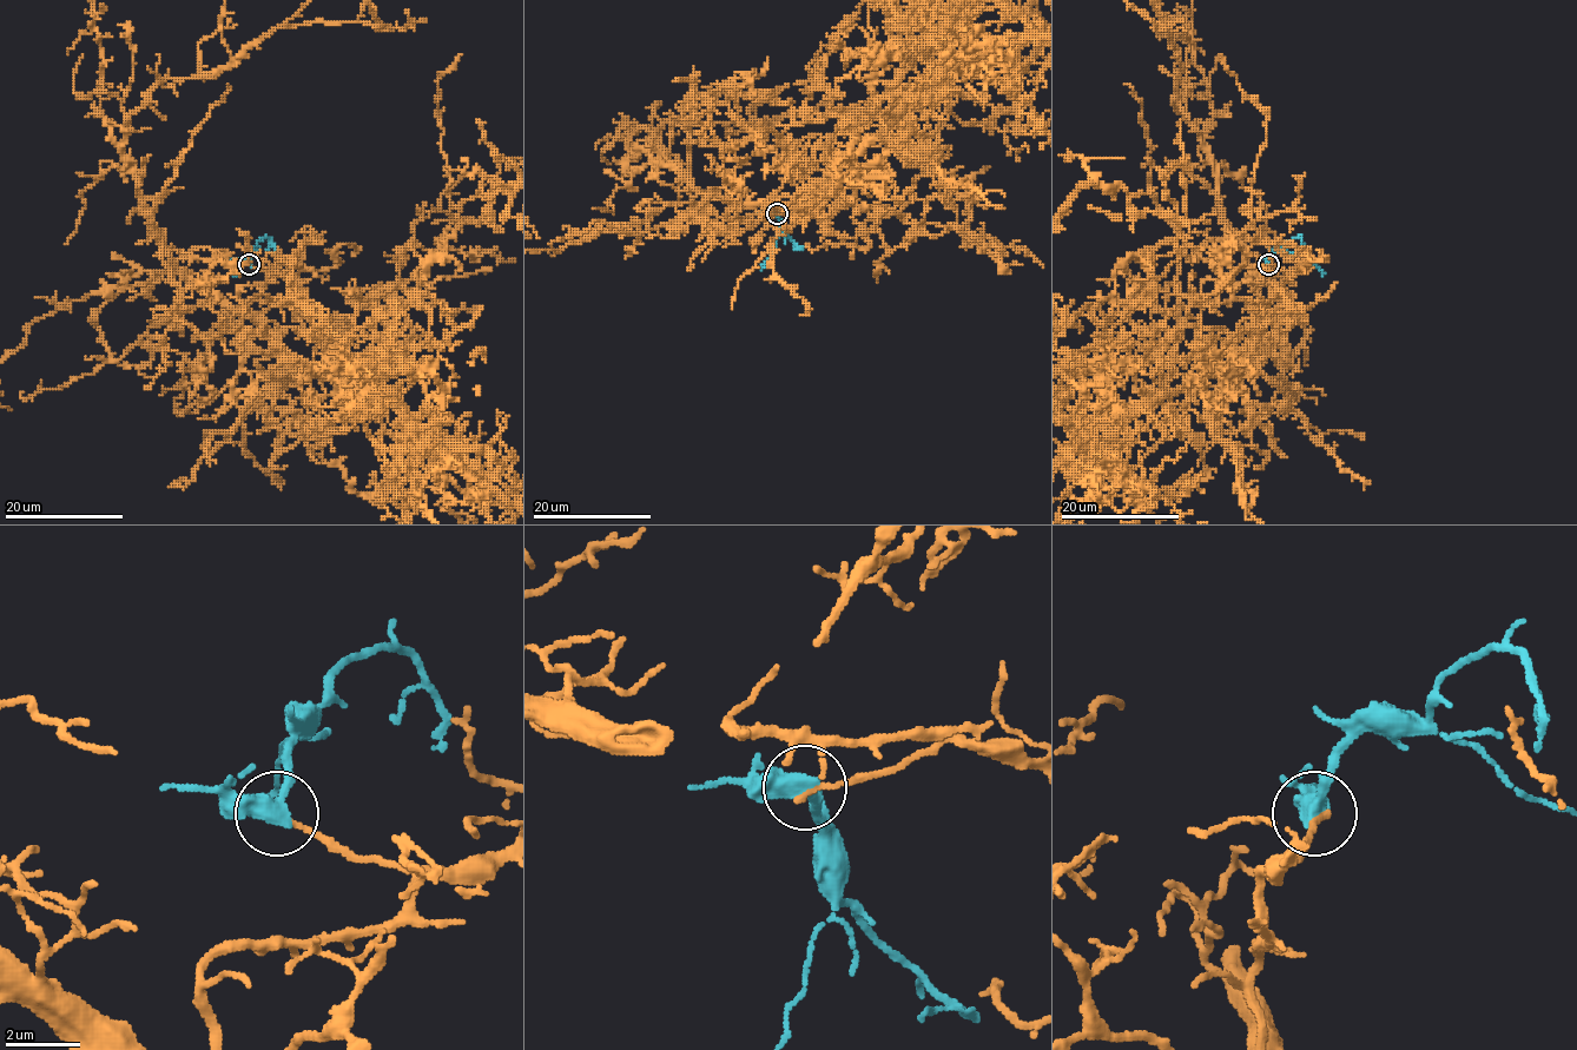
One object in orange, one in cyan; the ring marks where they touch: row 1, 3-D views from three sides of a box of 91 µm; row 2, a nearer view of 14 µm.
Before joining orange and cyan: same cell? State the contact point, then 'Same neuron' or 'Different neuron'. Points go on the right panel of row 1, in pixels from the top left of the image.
Place: (1268, 264). Different neuron

